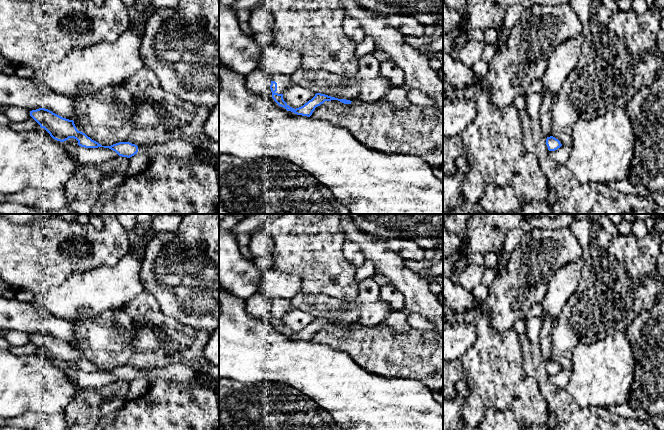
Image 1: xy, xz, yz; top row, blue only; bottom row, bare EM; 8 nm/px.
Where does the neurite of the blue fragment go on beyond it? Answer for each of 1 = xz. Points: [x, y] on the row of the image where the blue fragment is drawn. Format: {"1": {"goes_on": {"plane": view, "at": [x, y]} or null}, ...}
{"1": {"goes_on": {"plane": "xz", "at": [283, 81]}}}

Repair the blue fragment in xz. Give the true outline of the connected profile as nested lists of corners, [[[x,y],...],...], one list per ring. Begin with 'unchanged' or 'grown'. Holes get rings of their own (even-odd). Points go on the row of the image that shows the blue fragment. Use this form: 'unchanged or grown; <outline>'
grown; [[[274,74],[271,76],[270,89],[272,92],[272,98],[281,107],[287,111],[291,111],[297,115],[310,117],[316,107],[323,104],[325,101],[338,100],[344,104],[351,104],[352,101],[346,99],[338,99],[325,94],[316,93],[315,96],[299,108],[290,107],[283,99],[283,94],[287,88],[292,84],[292,80],[289,75],[286,74]]]

